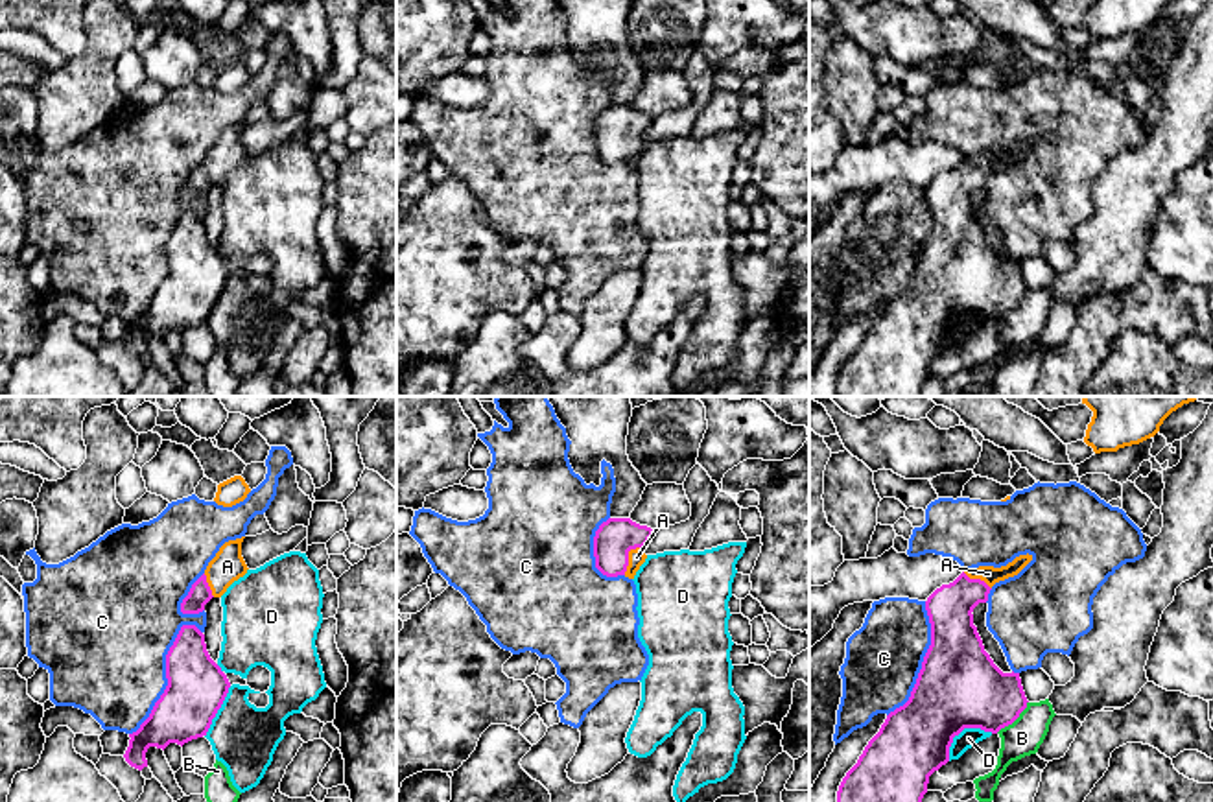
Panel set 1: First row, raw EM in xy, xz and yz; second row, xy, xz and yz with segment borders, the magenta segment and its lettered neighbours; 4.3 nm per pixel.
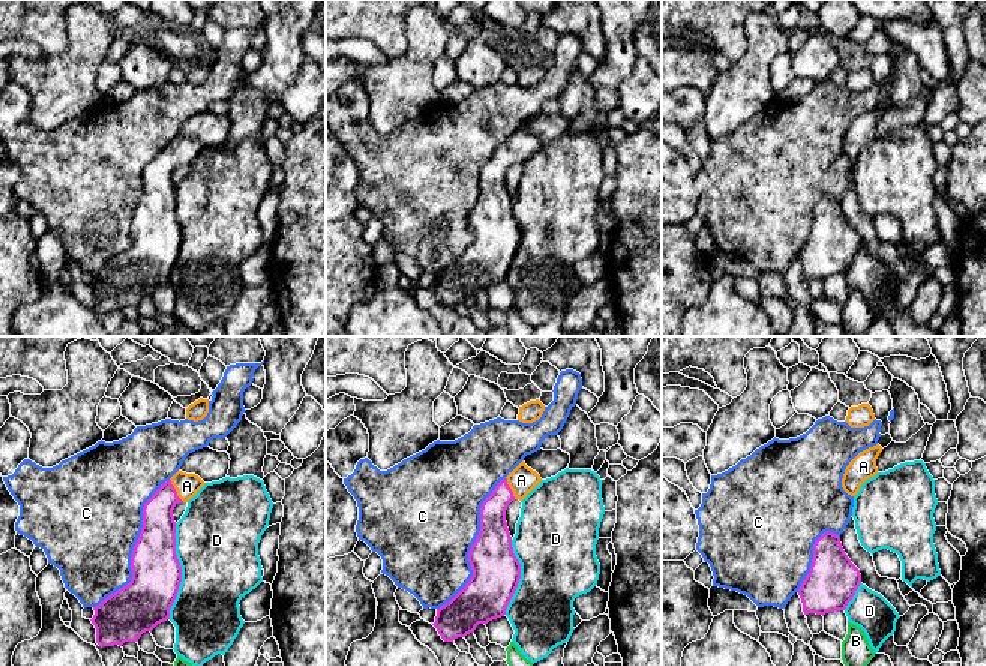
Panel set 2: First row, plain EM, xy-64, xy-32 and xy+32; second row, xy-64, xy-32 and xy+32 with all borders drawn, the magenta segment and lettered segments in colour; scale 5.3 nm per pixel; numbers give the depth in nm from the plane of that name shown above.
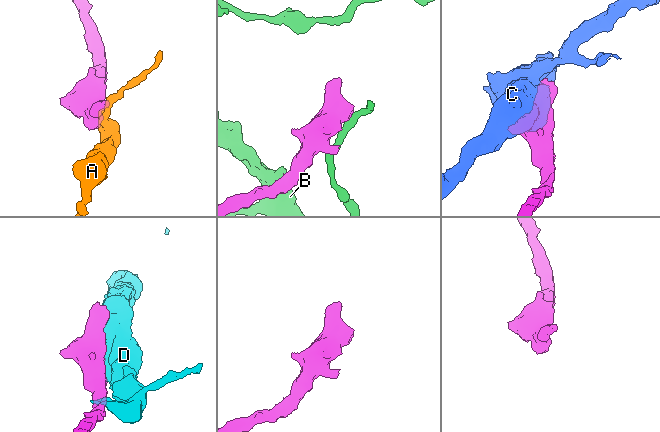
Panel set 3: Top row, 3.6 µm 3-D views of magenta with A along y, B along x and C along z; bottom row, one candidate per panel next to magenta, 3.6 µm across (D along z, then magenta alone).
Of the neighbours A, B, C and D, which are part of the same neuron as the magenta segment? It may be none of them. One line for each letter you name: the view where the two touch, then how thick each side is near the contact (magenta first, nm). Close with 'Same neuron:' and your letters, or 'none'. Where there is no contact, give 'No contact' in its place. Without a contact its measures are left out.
A: Touches magenta in xz. Thickness 170 nm (magenta) against 80 nm
Same neuron: A

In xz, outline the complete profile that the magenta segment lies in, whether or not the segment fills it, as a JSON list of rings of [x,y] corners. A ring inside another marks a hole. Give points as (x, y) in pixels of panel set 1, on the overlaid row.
[[[608,518],[594,537],[595,568],[606,577],[625,575],[634,579],[647,559],[642,548],[649,542],[653,531],[630,518]]]

